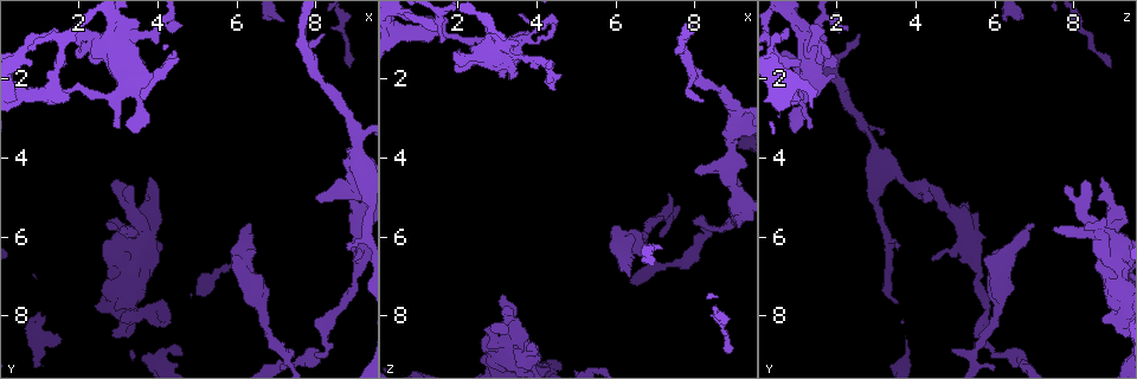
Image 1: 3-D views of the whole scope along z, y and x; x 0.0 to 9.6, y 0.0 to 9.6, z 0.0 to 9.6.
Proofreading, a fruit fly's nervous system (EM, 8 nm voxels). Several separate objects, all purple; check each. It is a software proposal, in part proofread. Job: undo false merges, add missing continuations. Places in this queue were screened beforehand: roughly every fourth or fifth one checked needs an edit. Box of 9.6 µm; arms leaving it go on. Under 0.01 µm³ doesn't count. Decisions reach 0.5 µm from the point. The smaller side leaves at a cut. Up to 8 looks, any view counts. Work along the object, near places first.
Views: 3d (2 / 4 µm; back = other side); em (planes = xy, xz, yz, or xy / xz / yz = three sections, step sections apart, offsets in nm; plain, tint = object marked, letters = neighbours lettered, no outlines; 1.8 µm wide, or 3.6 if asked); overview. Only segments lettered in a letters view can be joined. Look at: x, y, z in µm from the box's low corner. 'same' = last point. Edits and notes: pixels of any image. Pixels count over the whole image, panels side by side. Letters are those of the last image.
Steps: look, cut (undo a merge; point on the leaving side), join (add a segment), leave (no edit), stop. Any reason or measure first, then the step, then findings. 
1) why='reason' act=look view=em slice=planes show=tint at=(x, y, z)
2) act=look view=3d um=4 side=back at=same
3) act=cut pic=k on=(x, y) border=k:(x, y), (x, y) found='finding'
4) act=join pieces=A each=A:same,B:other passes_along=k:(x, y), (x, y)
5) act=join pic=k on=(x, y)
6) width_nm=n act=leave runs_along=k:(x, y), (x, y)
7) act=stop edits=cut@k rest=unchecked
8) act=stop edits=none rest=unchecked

why='free end' act=look view=em slice=planes show=tint at=(3.00, 3.20, 1.35)

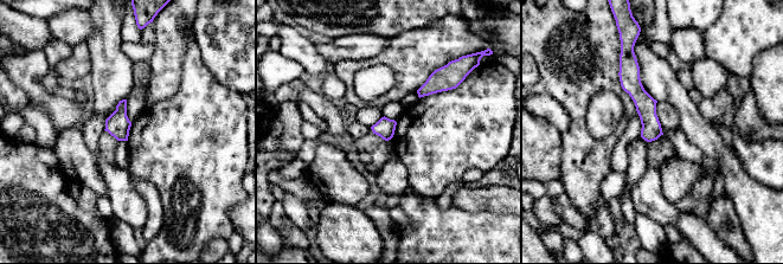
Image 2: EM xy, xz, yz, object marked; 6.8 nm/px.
act=look view=em slice=planes show=letters at=same

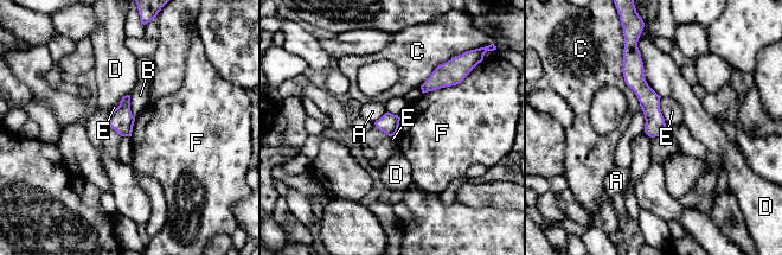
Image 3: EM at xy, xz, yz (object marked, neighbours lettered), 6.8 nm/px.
longest_contact=C:380nm act=leave each=A:other,B:other,C:other,D:other,E:other,F:other runs_along=3:(633, 61), (655, 133) found='no lettered segment goes on from it'

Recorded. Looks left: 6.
why='free end' act=look view=em slice=planes show=plain at=(6.40, 5.75, 6.95)

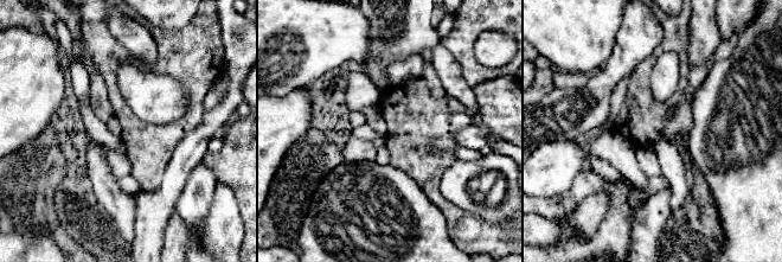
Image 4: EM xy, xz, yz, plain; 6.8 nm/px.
act=look view=em slice=planes show=letters at=same

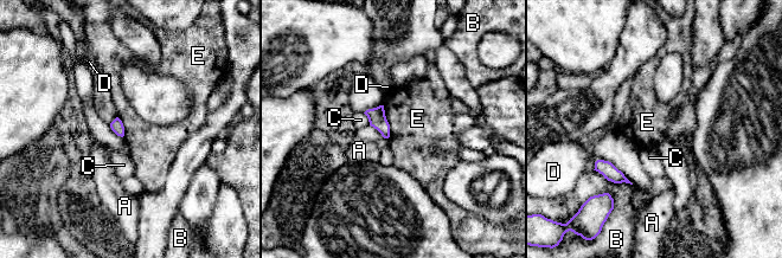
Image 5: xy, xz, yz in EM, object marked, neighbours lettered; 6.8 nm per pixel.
act=leave each=A:other,B:other,C:other,D:other,E:other border=5:(383, 104), (389, 124), (389, 137) found='no lettered segment goes on from it'

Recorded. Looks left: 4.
why='side arm on a straight run' act=look view=3d um=2 at=(8.95, 3.60, 2.85)

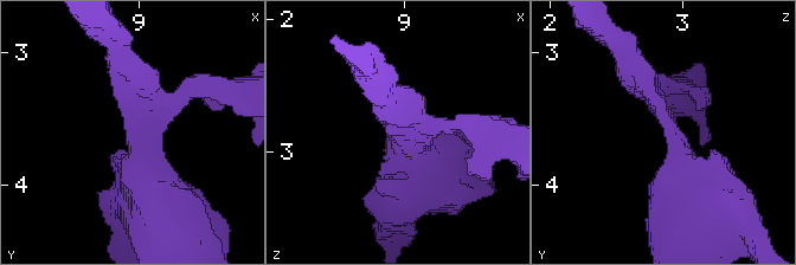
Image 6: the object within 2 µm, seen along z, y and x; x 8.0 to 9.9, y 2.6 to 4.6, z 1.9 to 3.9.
arms=3 why='now the EM' act=look view=em slice=planes show=plain at=(9.00, 3.60, 2.90)

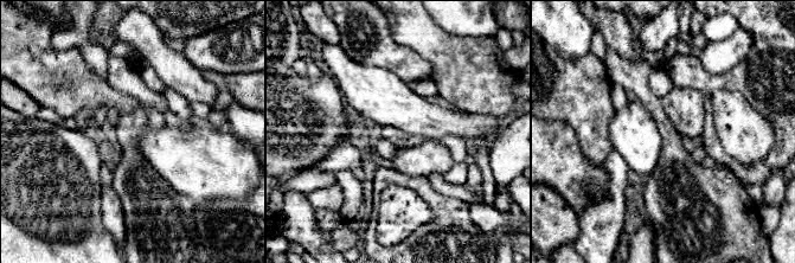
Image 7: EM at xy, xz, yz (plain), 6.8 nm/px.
act=look view=em slice=planes show=letters at=same

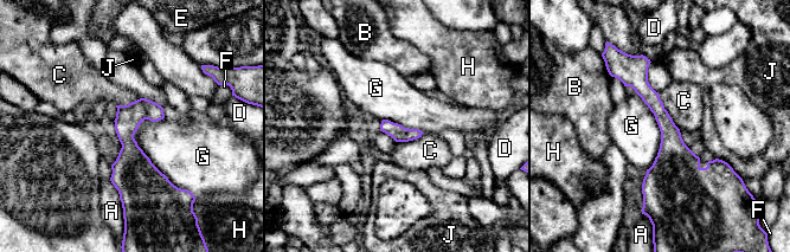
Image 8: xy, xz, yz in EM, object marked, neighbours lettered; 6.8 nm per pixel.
act=leave each=A:other,B:other,C:other,D:other,E:other,F:other,G:other,H:other,J:other found='continuous, no second neuron'

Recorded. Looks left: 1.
act=stop edits=none rest=unchecked

